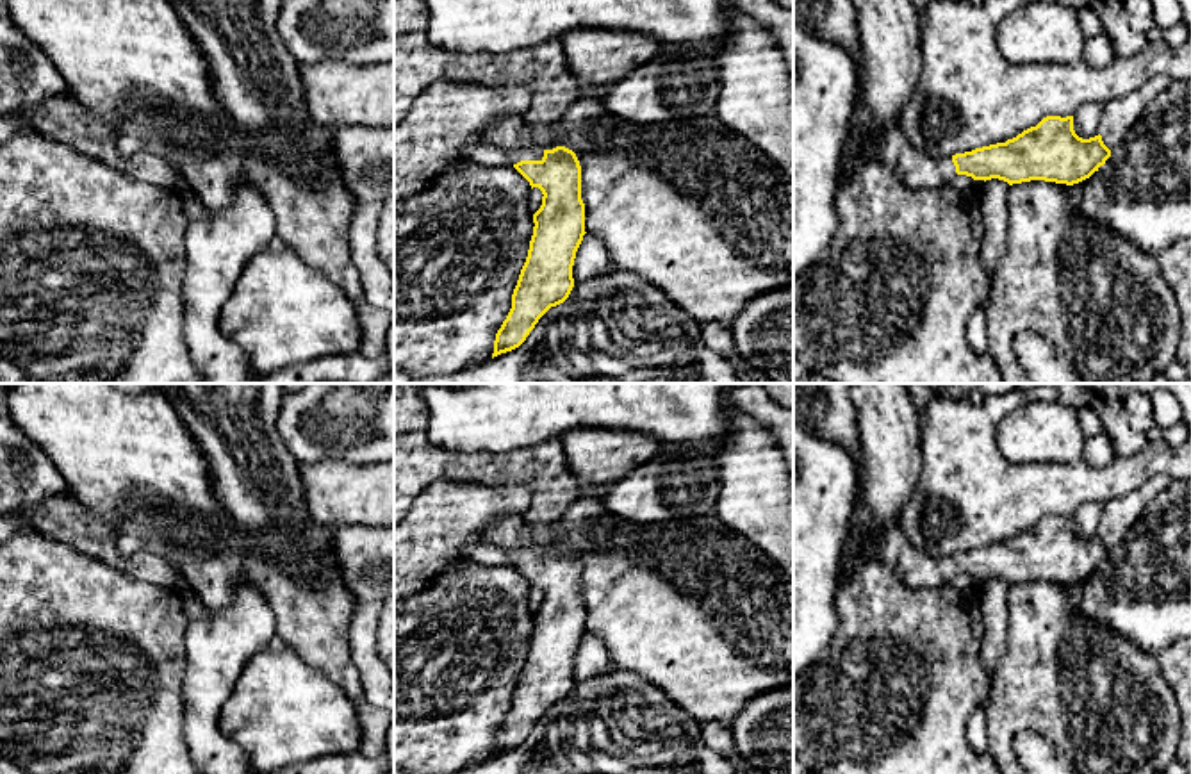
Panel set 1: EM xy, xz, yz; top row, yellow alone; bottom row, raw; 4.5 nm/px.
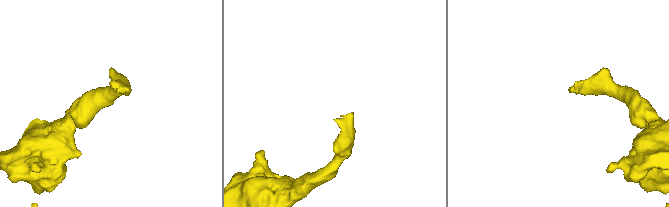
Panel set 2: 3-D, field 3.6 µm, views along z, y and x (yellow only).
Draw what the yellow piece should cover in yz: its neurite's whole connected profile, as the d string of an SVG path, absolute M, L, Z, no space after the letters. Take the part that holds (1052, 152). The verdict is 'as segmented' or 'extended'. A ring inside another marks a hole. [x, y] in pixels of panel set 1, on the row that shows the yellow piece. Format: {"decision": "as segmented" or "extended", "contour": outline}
{"decision": "extended", "contour": "M1047 116L1006 143L945 159L920 157L895 123L863 141L859 152L865 162L890 166L911 187L940 187L957 175L984 182L998 178L1009 185L1031 180L1073 185L1111 157L1100 134L1089 139L1075 134L1073 116Z"}

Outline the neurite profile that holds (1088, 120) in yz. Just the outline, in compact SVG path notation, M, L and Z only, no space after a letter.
M1086 103L1073 116L1073 130L1079 137L1089 139L1100 134L1104 119L1102 103Z

